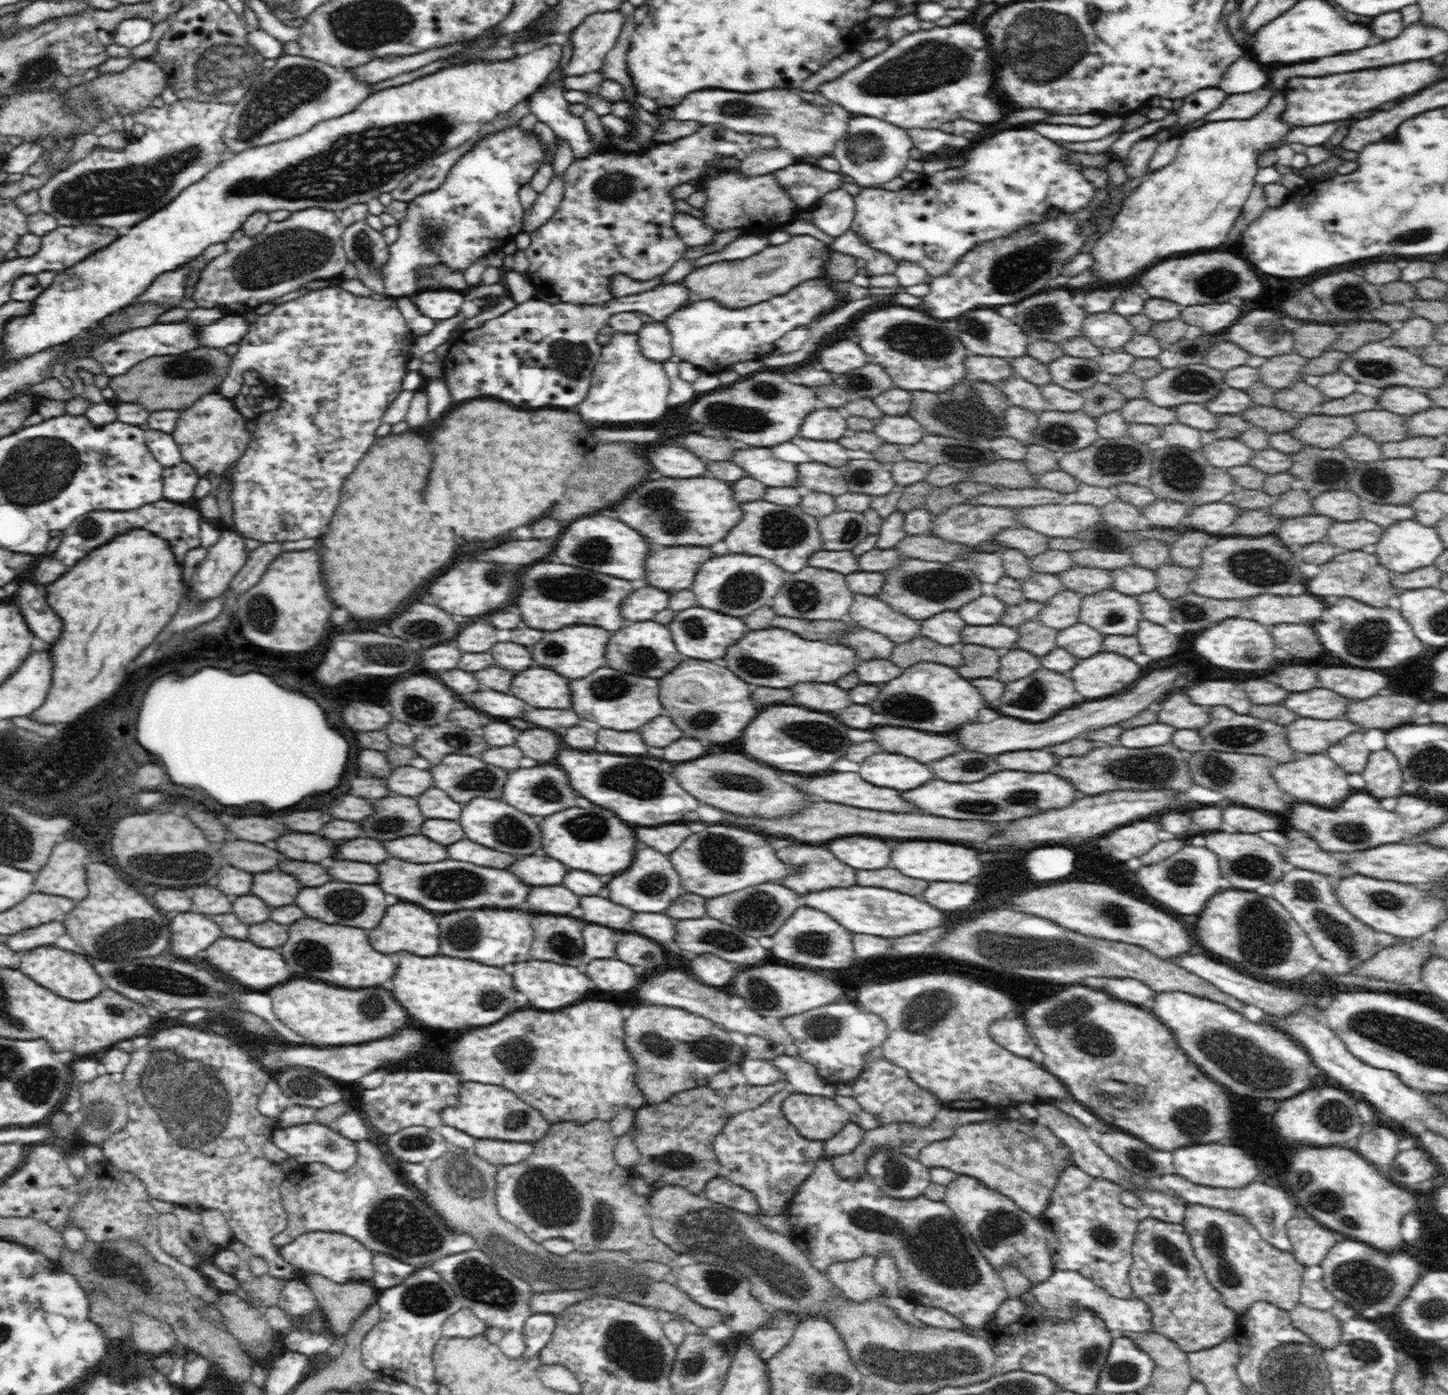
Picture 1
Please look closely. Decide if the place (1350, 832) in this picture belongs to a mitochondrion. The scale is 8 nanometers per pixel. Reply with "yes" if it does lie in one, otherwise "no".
yes

